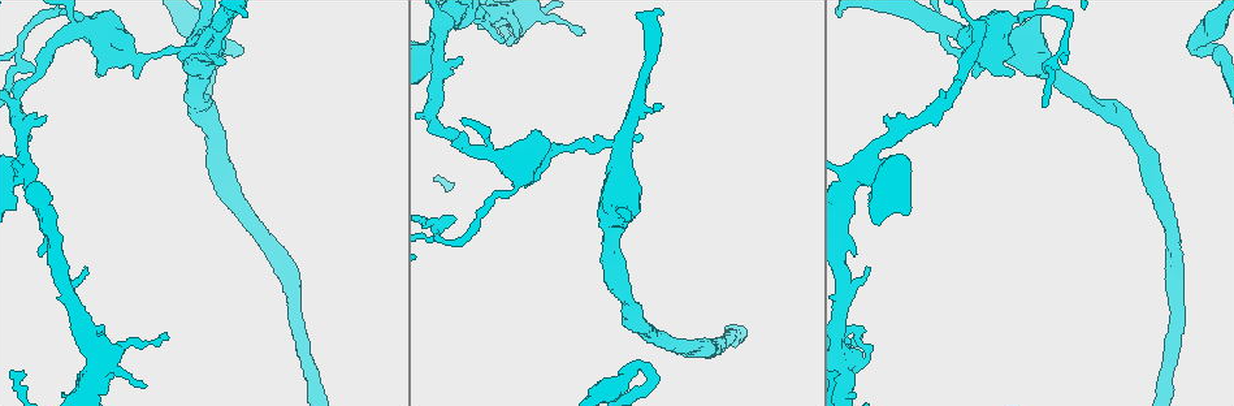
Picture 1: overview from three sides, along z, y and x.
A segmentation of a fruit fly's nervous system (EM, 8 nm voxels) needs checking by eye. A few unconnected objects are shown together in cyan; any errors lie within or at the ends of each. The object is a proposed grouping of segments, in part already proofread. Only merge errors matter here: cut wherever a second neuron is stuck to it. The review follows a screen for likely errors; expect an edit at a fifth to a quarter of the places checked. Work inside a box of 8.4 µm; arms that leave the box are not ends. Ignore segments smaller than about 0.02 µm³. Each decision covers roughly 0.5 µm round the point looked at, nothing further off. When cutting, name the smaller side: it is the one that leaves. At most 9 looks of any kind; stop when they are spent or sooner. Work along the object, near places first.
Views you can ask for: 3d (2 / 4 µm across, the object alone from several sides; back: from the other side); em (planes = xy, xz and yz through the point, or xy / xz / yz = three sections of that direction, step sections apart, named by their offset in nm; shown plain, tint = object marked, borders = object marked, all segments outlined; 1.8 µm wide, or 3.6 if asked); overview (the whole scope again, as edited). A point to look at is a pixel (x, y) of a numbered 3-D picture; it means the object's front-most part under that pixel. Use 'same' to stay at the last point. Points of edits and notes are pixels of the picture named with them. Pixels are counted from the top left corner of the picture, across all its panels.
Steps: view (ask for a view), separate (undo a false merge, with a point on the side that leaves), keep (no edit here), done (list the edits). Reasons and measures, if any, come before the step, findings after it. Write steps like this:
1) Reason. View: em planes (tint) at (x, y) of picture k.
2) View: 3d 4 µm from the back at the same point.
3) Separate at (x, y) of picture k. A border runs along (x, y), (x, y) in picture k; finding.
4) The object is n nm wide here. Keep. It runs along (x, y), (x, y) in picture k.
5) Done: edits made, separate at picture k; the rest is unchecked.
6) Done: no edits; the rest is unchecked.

View: em planes (tint) at (189, 52) of picture 1.

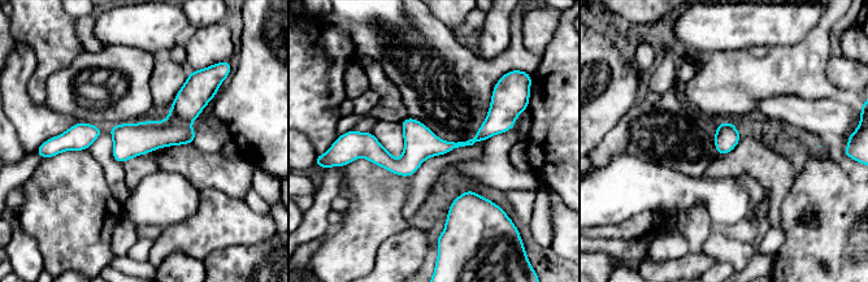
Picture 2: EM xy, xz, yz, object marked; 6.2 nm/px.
Separate at (199, 89) of picture 2. A border runs along (169, 117), (187, 124) in picture 2; a second neuron is stuck on.

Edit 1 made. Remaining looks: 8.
Three arms meet. View: em planes (tint) at (870, 149) of picture 1.

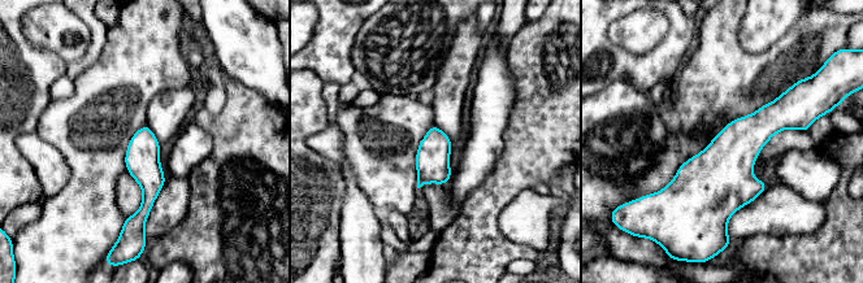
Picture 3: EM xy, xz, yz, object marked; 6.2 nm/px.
Keep. It runs along (146, 129), (148, 199), (138, 222) in picture 3; continuous, no second neuron.

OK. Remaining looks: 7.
Three arms meet. View: 3d 4 µm at (848, 361) of picture 1.

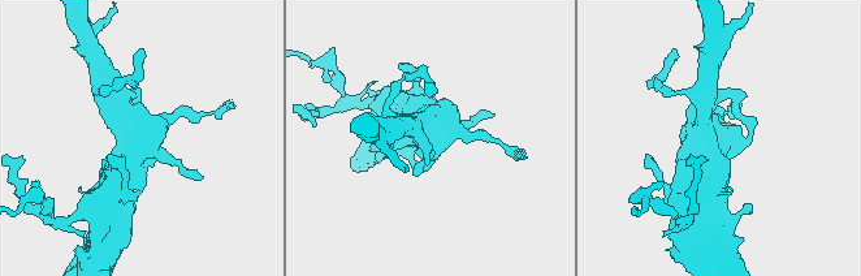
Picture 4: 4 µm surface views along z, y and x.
Now the EM. View: em planes (tint) at (722, 138) of picture 4.

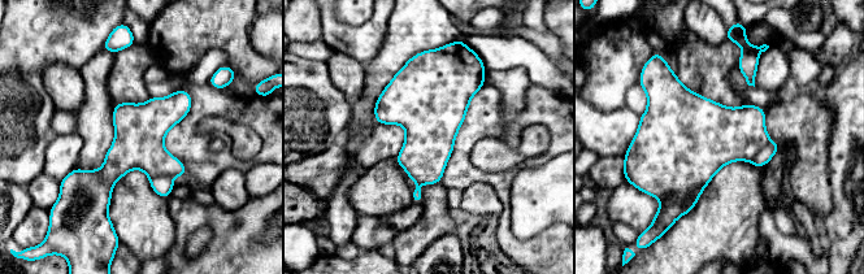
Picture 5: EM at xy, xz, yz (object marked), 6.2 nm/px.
Keep. It runs along (187, 98), (103, 177), (72, 175) in picture 5; all the same neuron.

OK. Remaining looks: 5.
View: 3d 4 µm from the back at (1065, 49) of picture 1.

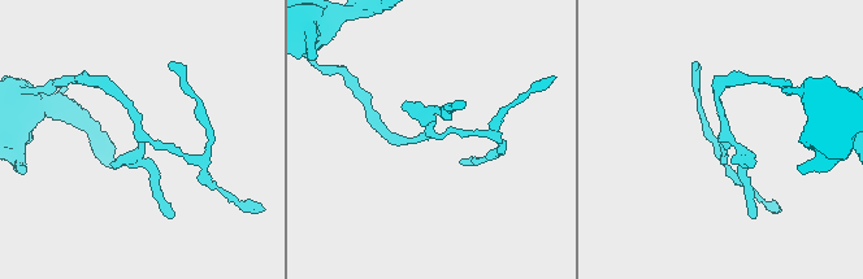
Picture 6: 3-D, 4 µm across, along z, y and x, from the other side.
Shape alone is not enough. View: em planes (plain) at (724, 129) of picture 6.

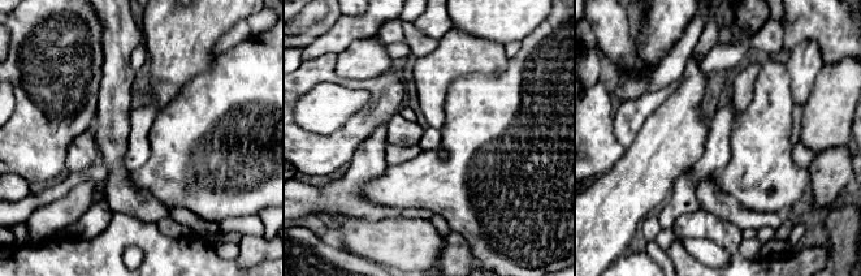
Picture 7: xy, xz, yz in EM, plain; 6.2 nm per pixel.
View: em planes (tint) at the same point.

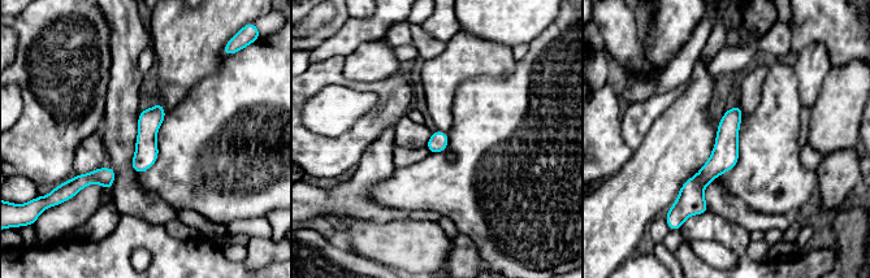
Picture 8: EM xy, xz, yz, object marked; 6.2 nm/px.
The object is 120 nm wide here. Keep. All the same neuron.

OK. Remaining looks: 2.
Done: edits made, separate at picture 2; the rest is unchecked.

